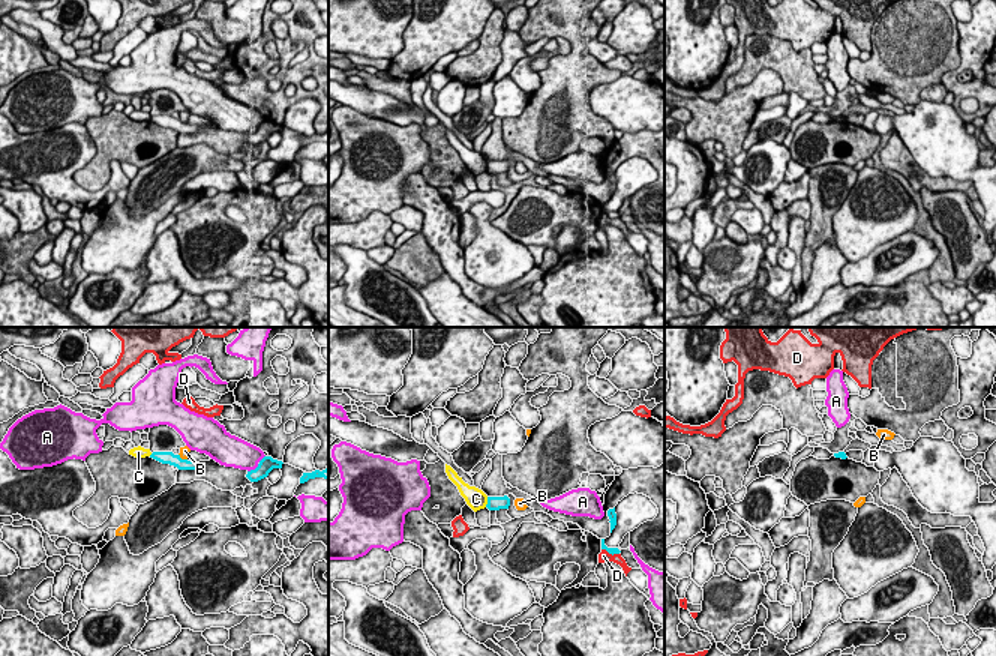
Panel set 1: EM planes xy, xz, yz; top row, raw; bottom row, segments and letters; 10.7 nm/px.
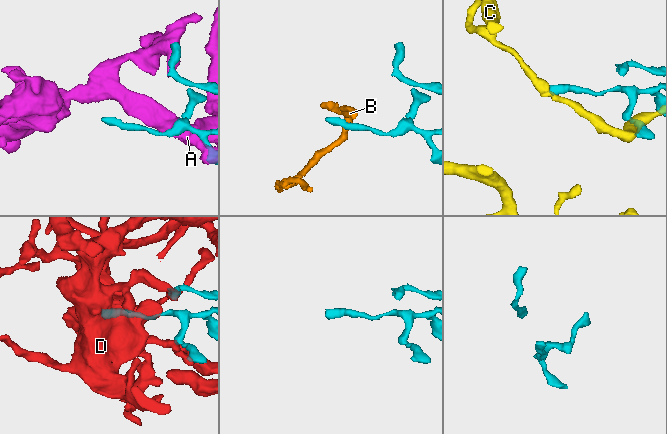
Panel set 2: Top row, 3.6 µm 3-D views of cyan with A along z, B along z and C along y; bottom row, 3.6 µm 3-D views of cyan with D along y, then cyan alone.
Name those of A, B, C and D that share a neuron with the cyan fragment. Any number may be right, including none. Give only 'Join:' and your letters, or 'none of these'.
Join: none of these

